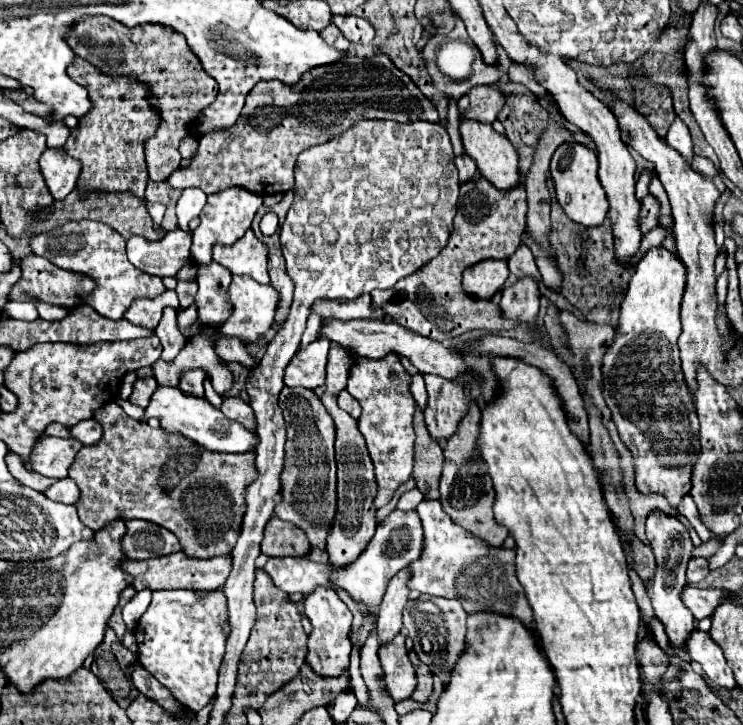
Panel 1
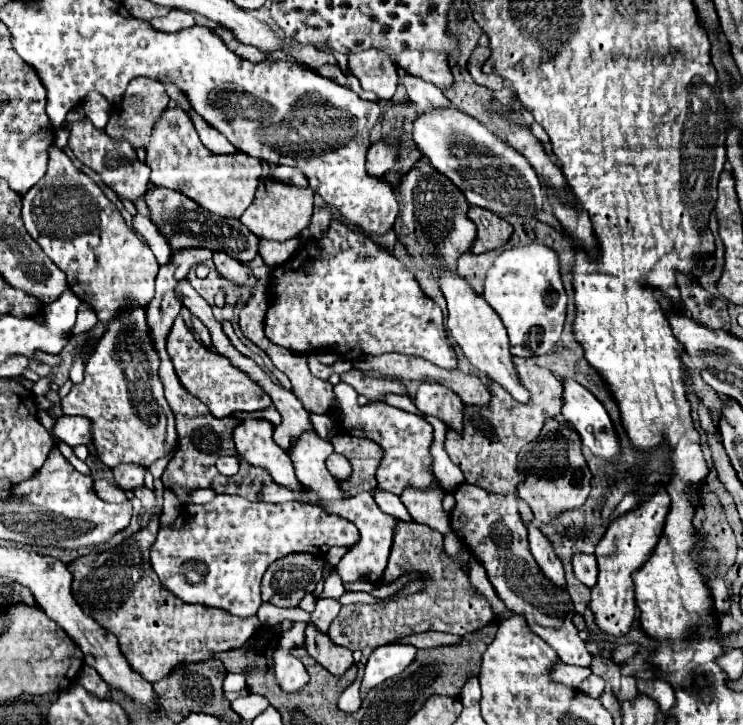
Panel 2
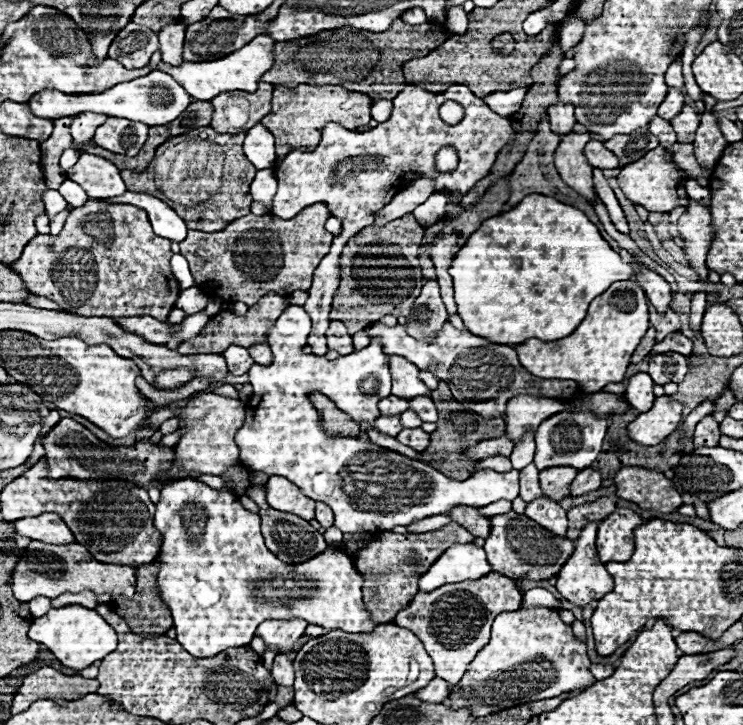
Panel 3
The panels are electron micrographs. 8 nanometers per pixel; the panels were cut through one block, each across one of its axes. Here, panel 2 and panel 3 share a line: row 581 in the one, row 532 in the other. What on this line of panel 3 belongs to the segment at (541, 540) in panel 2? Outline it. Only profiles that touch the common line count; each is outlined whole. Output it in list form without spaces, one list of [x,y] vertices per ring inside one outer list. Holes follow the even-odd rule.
[[[536,498],[536,500],[528,502],[524,514],[528,518],[532,518],[536,524],[548,528],[556,536],[566,534],[566,526],[568,526],[566,510],[560,508],[558,502],[552,502],[550,498]]]

